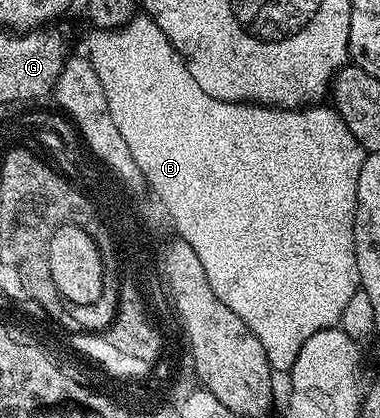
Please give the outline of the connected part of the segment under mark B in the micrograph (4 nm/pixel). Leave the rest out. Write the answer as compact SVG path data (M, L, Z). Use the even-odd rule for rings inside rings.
M136 16L131 22L120 27L119 30L94 30L91 35L88 57L92 68L96 68L96 76L100 76L100 84L104 88L104 96L108 100L108 112L112 112L112 120L116 120L116 128L120 128L120 136L124 136L124 144L128 144L128 152L132 152L132 160L138 162L143 179L151 185L153 197L157 201L158 198L162 201L162 206L166 209L166 214L170 217L171 224L178 229L175 231L179 235L184 236L186 242L192 244L192 252L196 252L196 256L200 256L200 264L204 266L204 272L208 272L208 282L210 287L216 292L216 296L220 296L220 300L224 300L224 304L228 304L228 308L232 308L232 312L242 315L244 324L248 324L248 328L254 333L256 340L260 340L260 344L266 353L266 359L270 362L271 371L289 371L291 363L296 360L298 347L304 344L306 338L321 330L318 326L318 310L334 312L334 324L338 324L345 305L348 304L348 300L352 298L355 290L359 289L356 256L354 255L354 209L356 208L356 180L360 177L360 164L364 157L362 145L358 143L356 136L352 136L352 132L346 130L343 122L339 122L337 114L333 113L331 107L326 104L311 104L301 108L287 108L285 106L260 106L256 102L225 102L224 100L216 100L212 96L208 96L208 92L204 92L204 88L200 88L200 84L196 84L196 80L192 80L186 63L174 51L174 46L168 40L168 36L164 36L164 32L160 32L160 28L156 28L156 24L150 18Z

